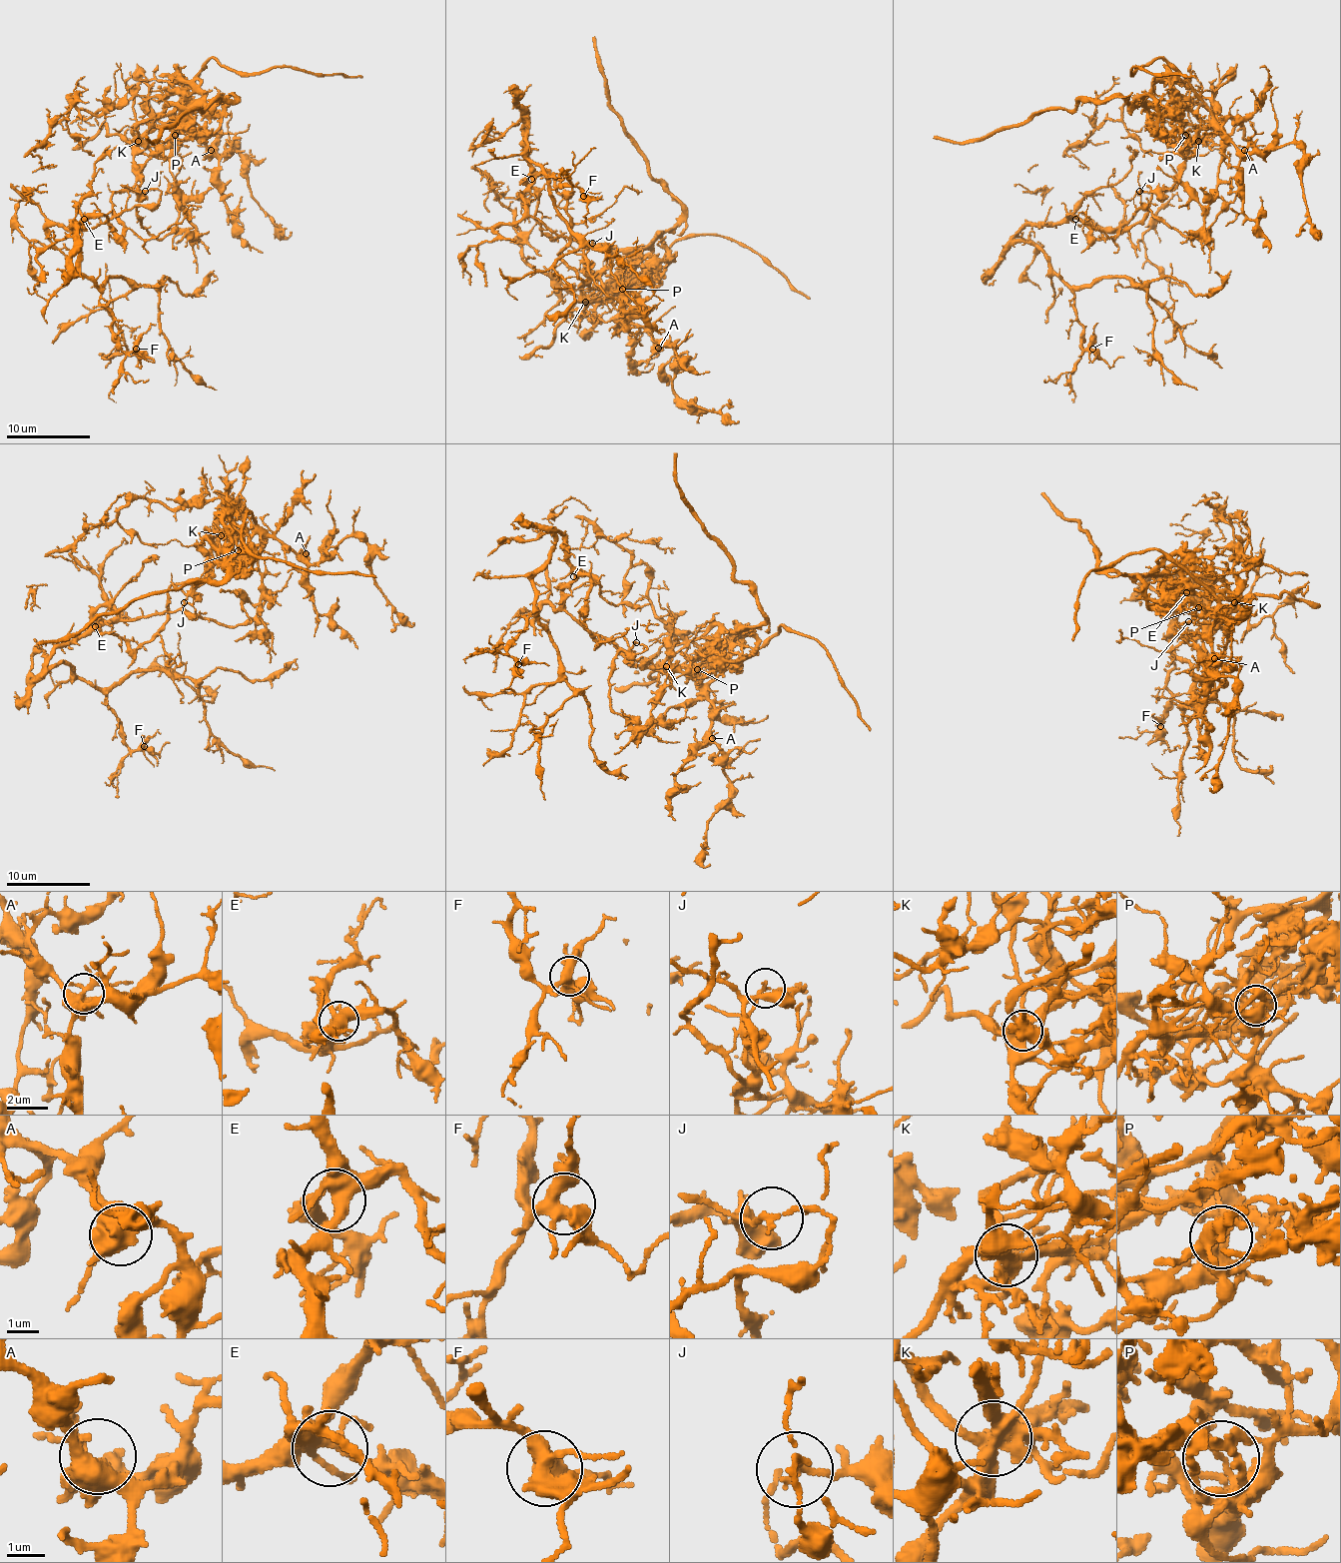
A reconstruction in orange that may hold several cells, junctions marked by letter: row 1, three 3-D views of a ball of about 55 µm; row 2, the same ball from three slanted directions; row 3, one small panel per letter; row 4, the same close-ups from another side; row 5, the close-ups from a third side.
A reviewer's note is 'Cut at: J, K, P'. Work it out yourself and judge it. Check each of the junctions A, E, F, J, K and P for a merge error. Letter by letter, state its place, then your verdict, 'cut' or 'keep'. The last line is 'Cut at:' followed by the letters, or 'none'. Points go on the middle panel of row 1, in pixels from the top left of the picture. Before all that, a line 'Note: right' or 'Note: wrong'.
Note: right
A: place (658, 348); keep
E: place (531, 179); keep
F: place (583, 196); keep
J: place (592, 243); cut
K: place (585, 302); cut
P: place (622, 289); cut
Cut at: J, K, P

